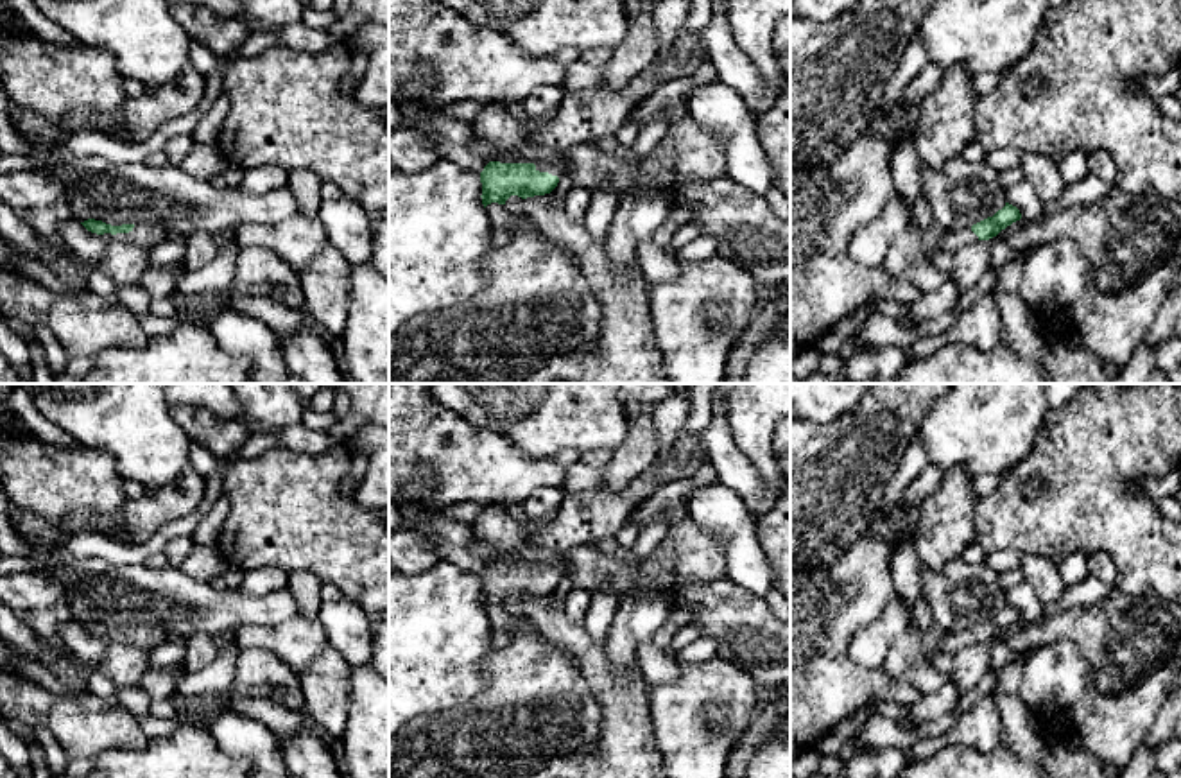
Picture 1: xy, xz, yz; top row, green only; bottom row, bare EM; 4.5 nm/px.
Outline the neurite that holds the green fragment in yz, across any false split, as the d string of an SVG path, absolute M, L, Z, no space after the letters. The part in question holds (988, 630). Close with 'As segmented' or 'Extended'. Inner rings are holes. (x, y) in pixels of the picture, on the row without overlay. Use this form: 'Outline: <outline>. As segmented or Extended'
Outline: M1005 604L1005 608L993 618L987 618L973 626L971 629L955 629L950 633L943 633L941 651L946 654L955 654L962 647L973 645L977 642L989 642L1020 620L1020 611Z. Extended

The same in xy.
Outline: M88 620L81 624L88 633L102 636L108 644L125 644L152 651L167 642L167 631L154 624L111 627L102 622Z. Extended

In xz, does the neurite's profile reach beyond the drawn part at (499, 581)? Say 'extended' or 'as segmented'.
extended

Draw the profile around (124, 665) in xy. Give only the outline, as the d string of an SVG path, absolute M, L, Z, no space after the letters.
M109 644L106 654L93 667L106 674L116 688L133 687L151 670L149 654L151 651L133 645Z

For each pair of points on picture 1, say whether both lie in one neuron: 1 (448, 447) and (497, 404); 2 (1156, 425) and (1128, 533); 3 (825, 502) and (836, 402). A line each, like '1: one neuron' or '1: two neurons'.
1: two neurons
2: one neuron
3: two neurons

